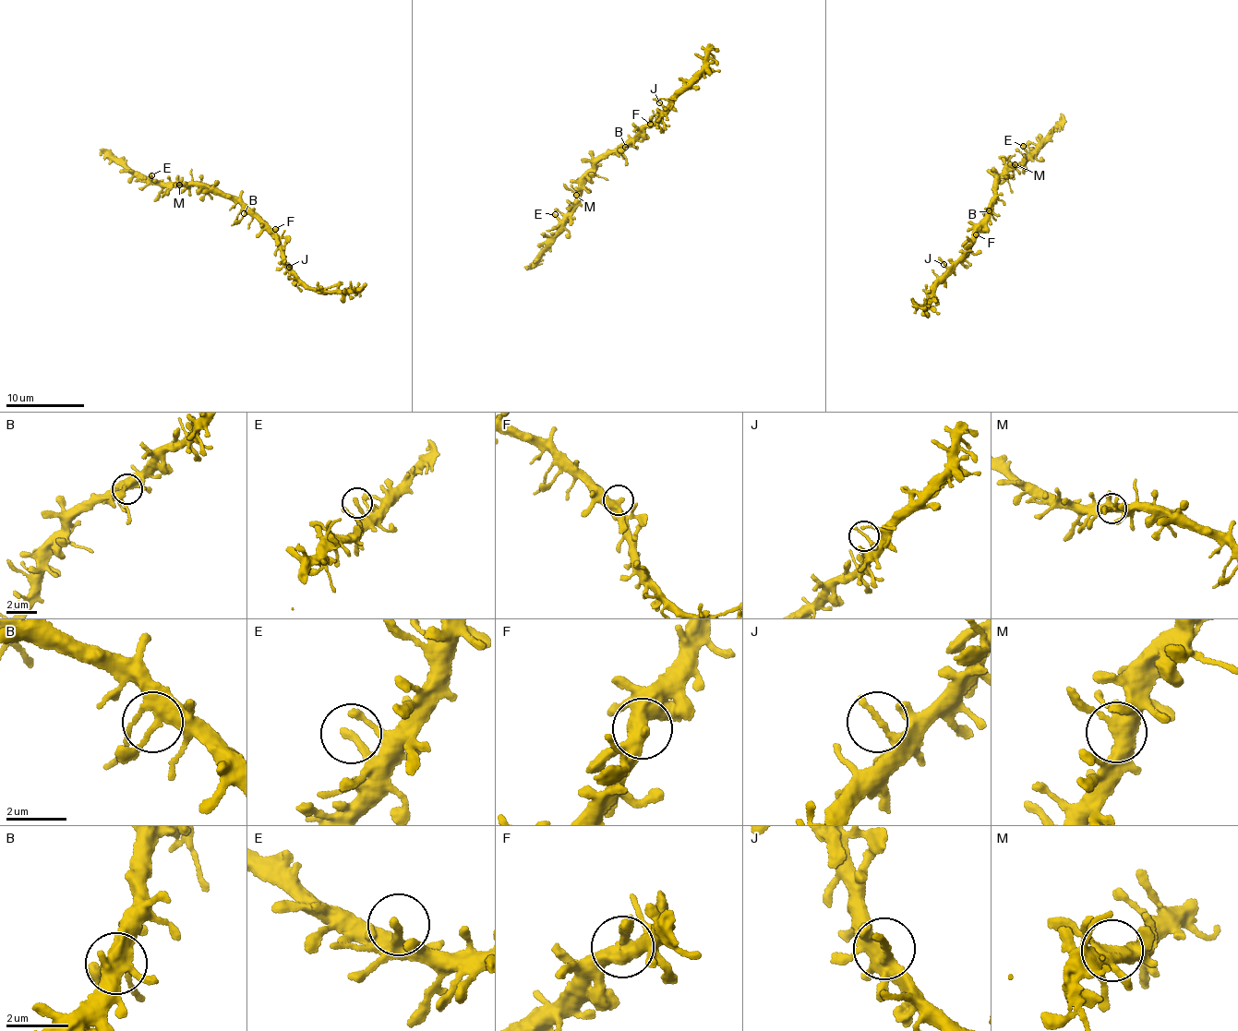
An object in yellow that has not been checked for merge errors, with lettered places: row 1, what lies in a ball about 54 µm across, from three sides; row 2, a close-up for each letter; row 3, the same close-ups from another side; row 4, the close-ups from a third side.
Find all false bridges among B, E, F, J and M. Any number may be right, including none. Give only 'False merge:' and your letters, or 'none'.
False merge: none

